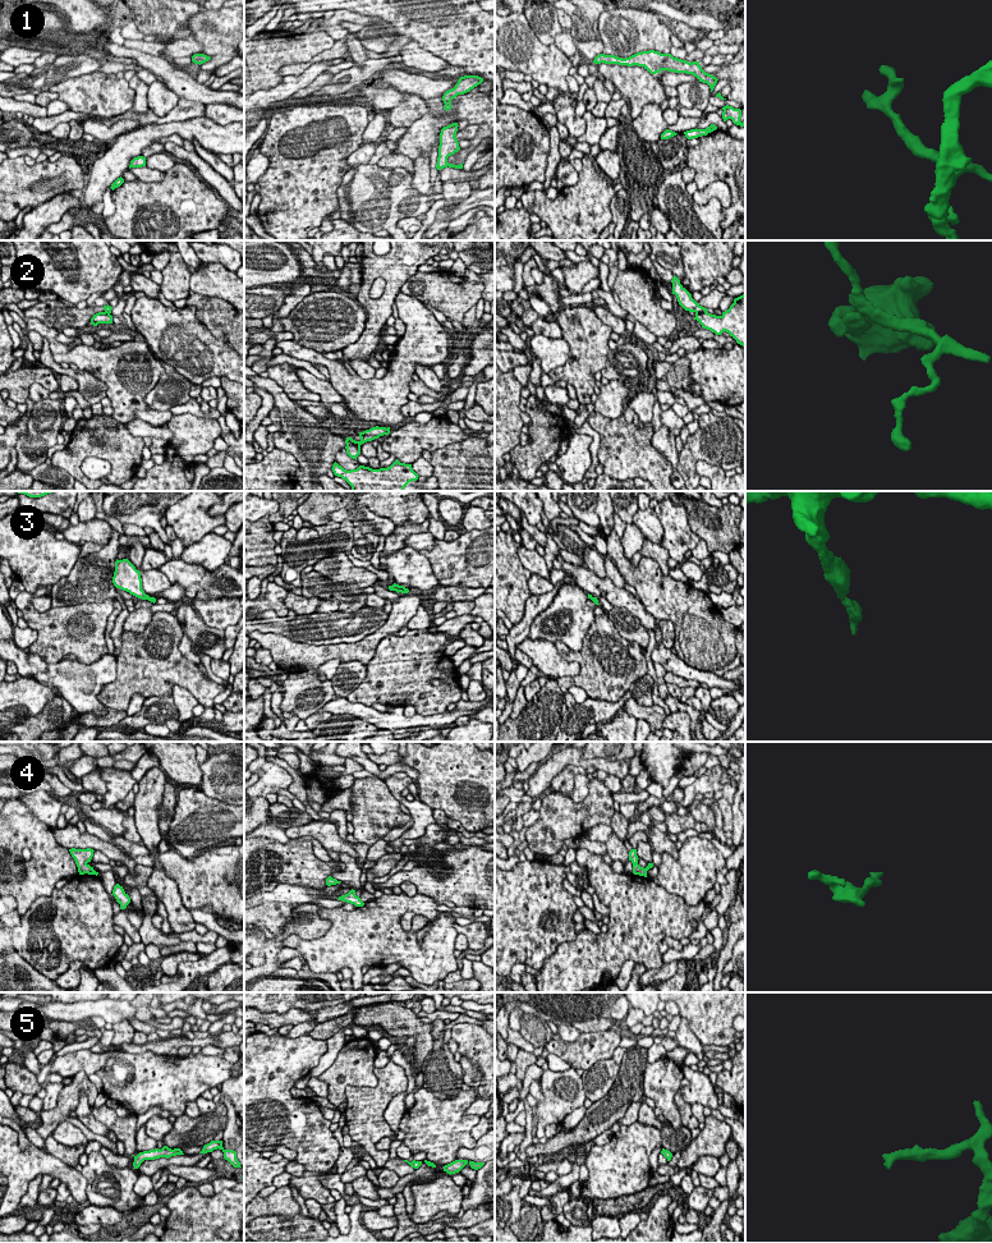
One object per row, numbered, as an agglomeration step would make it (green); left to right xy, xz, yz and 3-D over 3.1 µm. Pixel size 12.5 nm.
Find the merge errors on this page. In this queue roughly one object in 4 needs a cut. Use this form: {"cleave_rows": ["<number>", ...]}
{"cleave_rows": ["2"]}

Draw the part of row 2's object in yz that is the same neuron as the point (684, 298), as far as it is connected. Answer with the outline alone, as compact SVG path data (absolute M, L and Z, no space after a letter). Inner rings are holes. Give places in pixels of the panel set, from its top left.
M674 275L672 280L672 294L676 295L679 304L689 312L702 313L708 309L697 303L692 294L680 284L680 280Z

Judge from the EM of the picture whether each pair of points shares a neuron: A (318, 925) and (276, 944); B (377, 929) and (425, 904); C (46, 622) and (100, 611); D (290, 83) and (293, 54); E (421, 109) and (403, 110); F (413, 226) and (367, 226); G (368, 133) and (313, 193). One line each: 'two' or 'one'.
A: one
B: one
C: one
D: two
E: one
F: two
G: two

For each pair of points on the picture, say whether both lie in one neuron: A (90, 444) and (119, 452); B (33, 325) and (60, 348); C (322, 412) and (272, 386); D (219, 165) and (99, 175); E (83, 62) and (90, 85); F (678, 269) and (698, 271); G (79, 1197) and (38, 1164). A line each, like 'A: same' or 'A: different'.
A: same
B: same
C: different
D: different
E: different
F: different
G: same

